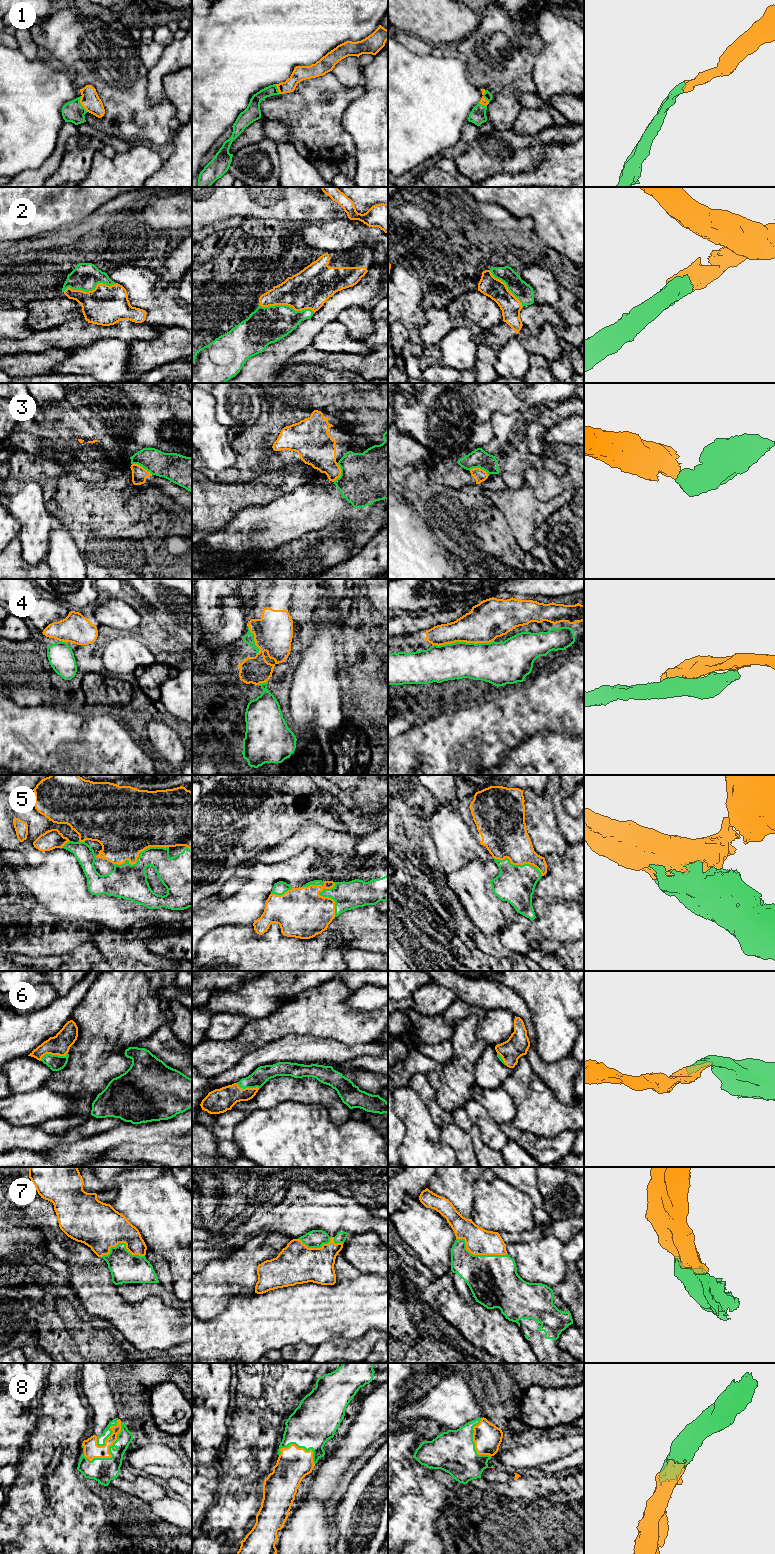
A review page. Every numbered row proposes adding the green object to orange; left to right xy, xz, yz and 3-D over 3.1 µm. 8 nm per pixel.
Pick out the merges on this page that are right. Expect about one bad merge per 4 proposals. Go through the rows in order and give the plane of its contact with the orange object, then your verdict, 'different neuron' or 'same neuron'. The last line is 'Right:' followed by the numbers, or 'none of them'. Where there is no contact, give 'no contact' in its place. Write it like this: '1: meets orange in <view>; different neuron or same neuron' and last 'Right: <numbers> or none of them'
1: meets orange in xy; same neuron
2: meets orange in xy; same neuron
3: meets orange in xy; different neuron
4: meets orange in yz; different neuron
5: meets orange in xz; same neuron
6: meets orange in xy; same neuron
7: meets orange in yz; same neuron
8: meets orange in xy; same neuron
Right: 1, 2, 5, 6, 7, 8

